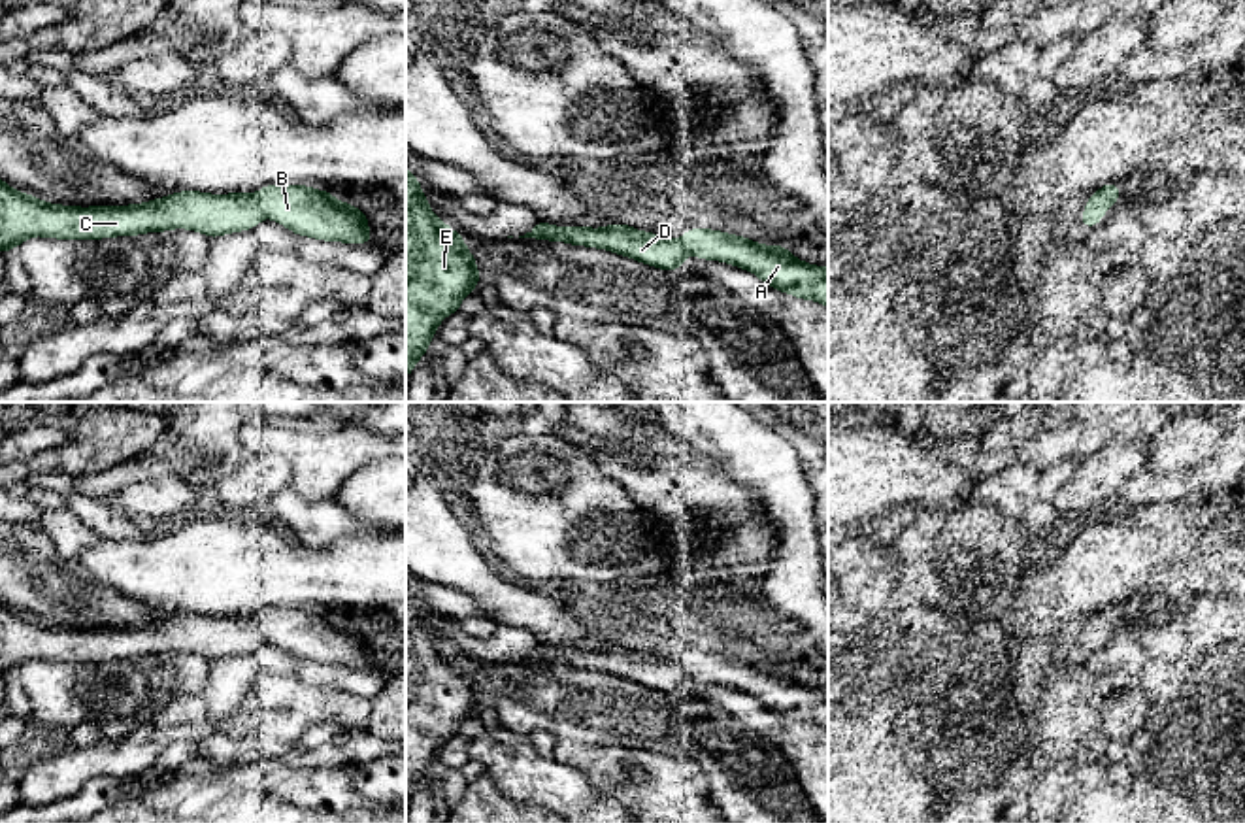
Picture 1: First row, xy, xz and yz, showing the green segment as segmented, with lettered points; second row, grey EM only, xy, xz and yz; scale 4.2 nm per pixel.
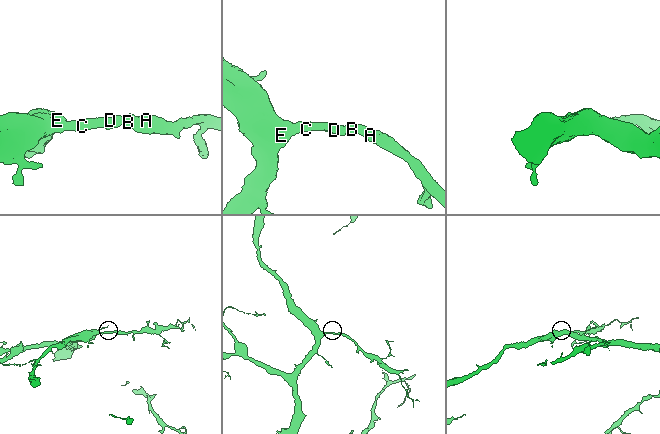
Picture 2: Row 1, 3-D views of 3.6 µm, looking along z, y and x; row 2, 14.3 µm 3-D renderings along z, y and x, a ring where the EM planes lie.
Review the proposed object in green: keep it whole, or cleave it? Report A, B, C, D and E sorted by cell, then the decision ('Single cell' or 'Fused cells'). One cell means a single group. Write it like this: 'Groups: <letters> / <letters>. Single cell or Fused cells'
Groups: A B C D E. Single cell

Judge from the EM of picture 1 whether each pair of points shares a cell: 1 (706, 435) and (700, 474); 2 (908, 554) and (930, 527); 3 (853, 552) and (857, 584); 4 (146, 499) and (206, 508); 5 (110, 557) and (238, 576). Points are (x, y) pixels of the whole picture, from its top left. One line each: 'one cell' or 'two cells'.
1: two cells
2: one cell
3: one cell
4: one cell
5: one cell

